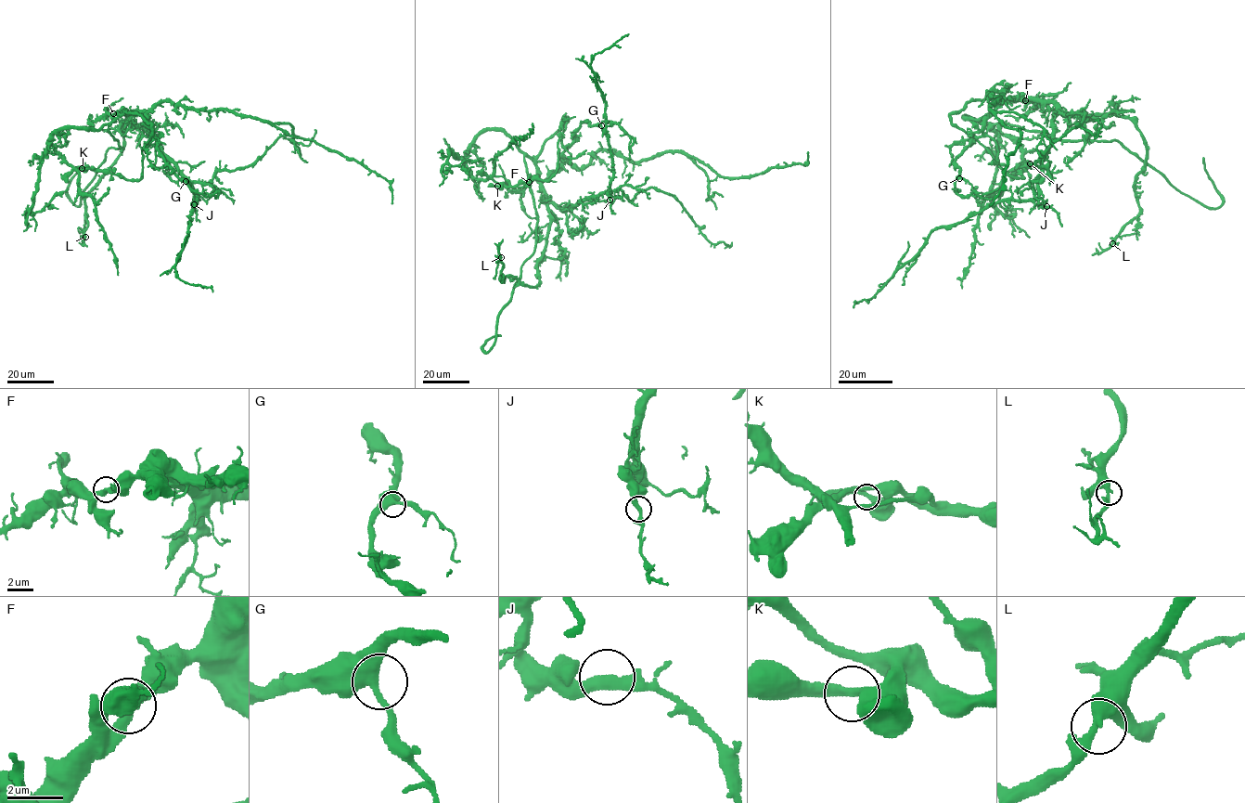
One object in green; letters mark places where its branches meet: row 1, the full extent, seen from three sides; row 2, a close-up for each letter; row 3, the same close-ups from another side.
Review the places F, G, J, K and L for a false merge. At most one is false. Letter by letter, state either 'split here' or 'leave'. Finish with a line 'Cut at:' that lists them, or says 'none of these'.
F: leave
G: leave
J: leave
K: leave
L: leave
Cut at: none of these

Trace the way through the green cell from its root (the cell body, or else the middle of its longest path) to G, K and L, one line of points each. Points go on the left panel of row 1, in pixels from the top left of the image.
G: (125, 110), (145, 113), (145, 123), (153, 131), (159, 154), (175, 174), (186, 181)
K: (125, 110), (144, 112), (145, 123), (152, 131), (152, 139), (142, 151), (141, 177), (125, 179), (82, 168)
L: (125, 110), (134, 126), (121, 127), (123, 146), (120, 156), (85, 199), (87, 222), (85, 237)

